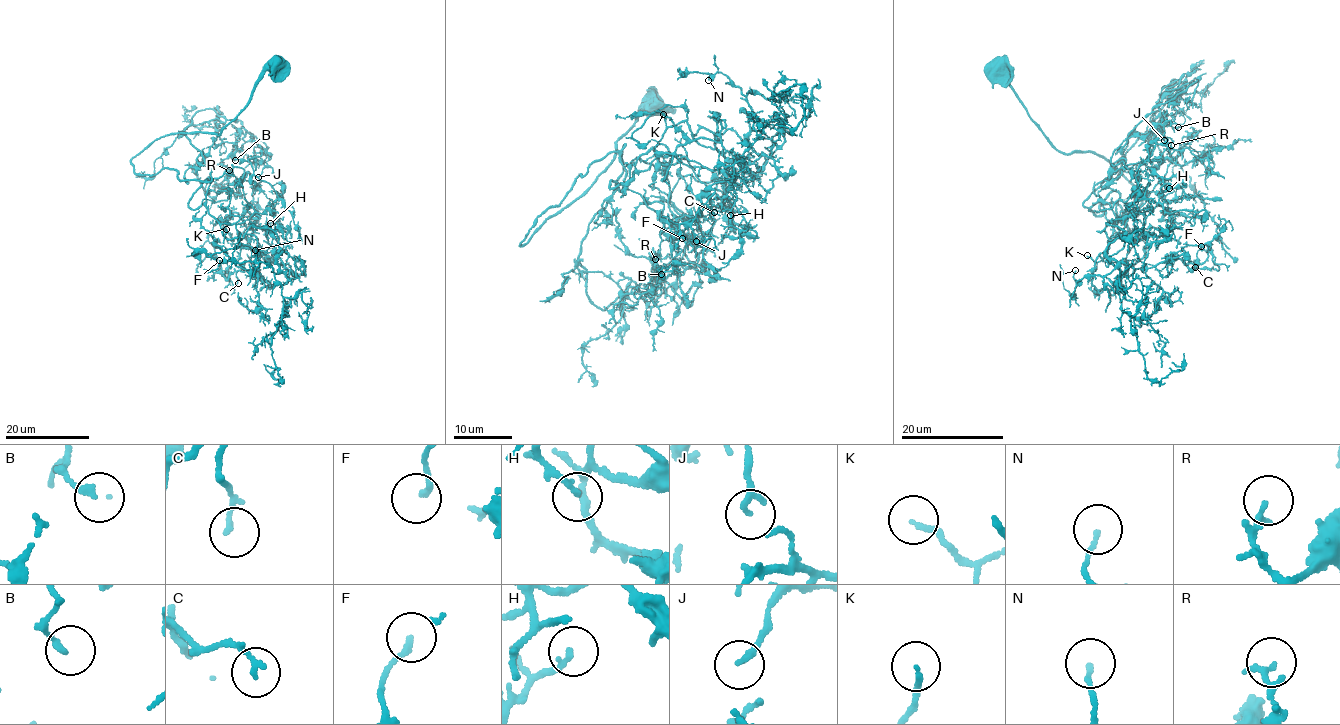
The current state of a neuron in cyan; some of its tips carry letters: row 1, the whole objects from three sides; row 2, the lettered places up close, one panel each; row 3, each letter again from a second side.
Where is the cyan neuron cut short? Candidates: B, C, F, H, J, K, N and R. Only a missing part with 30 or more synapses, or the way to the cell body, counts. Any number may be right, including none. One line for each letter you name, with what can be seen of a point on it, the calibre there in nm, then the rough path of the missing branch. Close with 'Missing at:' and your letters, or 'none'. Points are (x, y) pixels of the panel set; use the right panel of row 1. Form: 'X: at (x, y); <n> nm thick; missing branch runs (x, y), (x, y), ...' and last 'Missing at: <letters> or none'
Missing at: none

